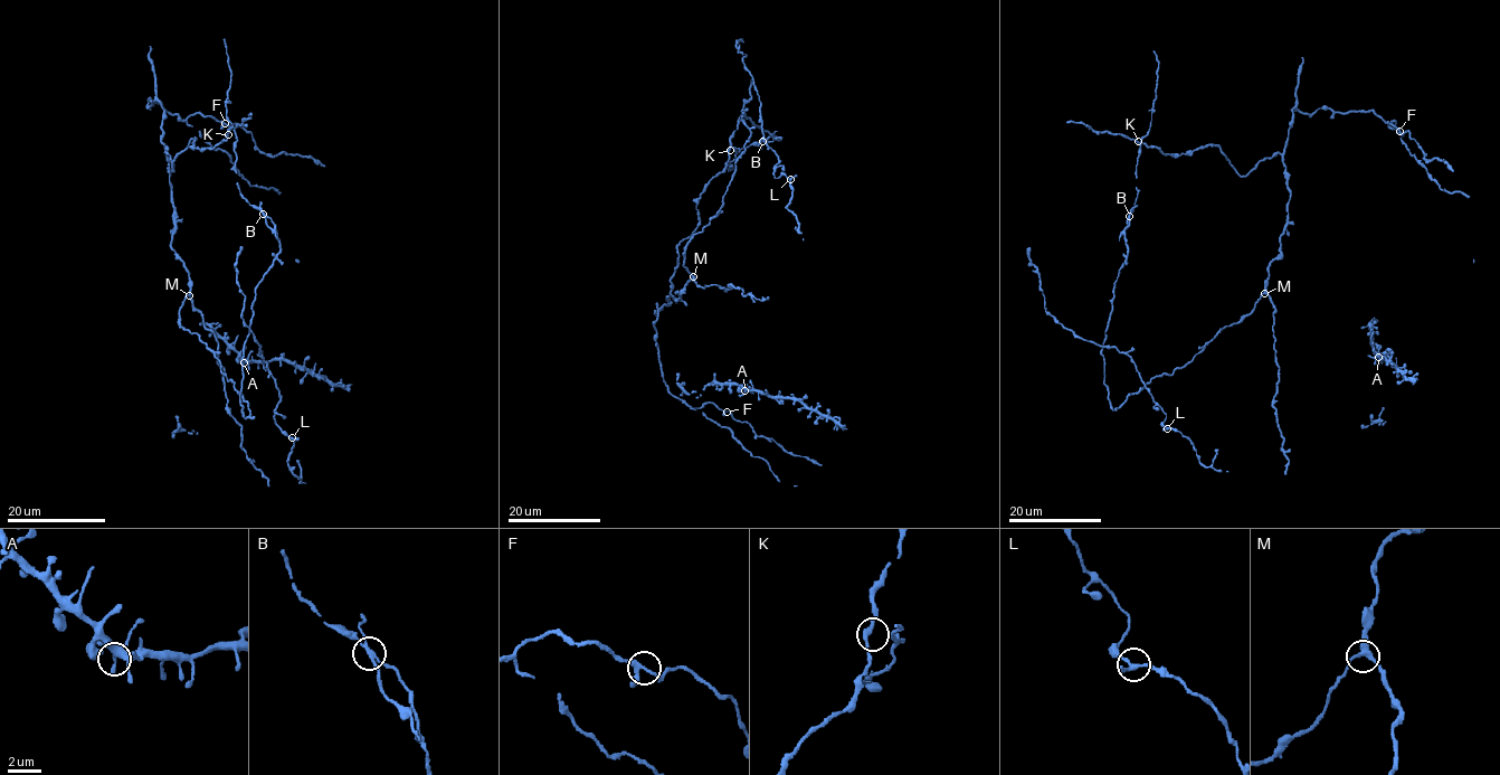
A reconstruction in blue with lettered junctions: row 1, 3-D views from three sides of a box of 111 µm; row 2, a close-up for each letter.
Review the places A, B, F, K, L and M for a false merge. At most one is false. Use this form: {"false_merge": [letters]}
{"false_merge": ["B"]}

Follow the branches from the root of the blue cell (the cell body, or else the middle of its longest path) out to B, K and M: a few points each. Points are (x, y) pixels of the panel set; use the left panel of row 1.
B: (190, 282), (179, 323), (214, 352), (246, 417), (252, 303), (279, 252), (263, 213)
K: (190, 282), (170, 245), (176, 211), (165, 147), (174, 171), (171, 161), (191, 140), (212, 148), (228, 134)
M: (190, 282), (189, 295)

